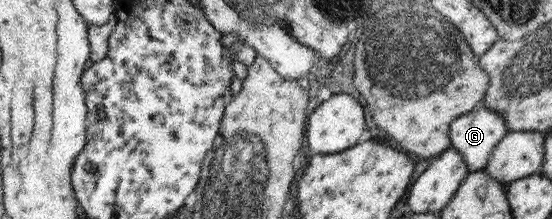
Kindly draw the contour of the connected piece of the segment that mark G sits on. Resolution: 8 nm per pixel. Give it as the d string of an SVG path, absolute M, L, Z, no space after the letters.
M481 105L450 123L450 144L463 158L467 172L482 170L492 149L507 133L504 117Z

